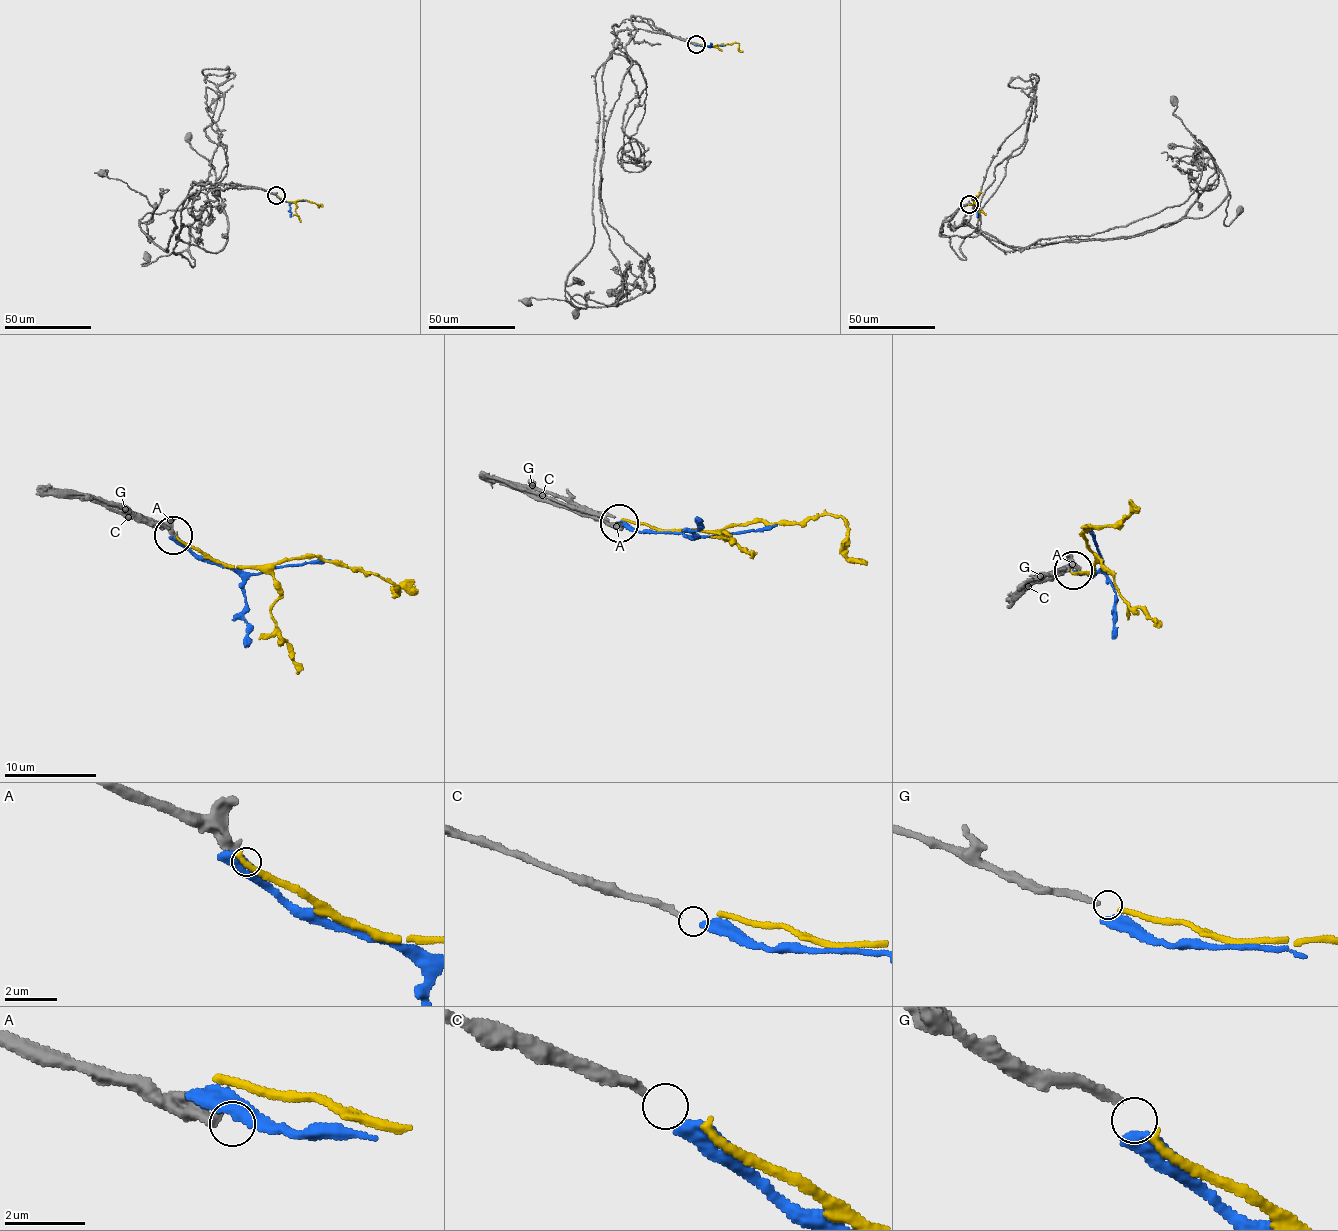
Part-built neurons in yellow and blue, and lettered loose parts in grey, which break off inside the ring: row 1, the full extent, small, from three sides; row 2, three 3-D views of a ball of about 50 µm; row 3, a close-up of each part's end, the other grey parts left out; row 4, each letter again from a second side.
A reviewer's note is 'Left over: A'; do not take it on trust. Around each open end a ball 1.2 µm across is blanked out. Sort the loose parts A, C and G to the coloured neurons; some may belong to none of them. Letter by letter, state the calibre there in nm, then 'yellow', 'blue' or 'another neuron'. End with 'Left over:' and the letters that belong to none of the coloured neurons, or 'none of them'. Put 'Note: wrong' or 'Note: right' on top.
Note: right
A: calibre 360 nm; another neuron
C: calibre 200 nm; blue
G: calibre 190 nm; yellow
Left over: A

